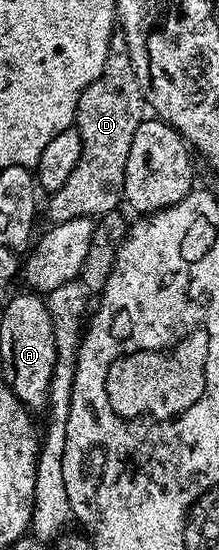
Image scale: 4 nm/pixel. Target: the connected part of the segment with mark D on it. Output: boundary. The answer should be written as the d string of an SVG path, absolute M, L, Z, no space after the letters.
M112 32L105 67L101 67L101 75L97 75L97 79L85 87L77 103L73 127L81 135L81 157L77 159L77 165L70 172L69 179L65 179L64 185L46 198L48 222L60 225L69 219L82 217L101 219L120 208L129 143L133 143L133 135L144 120L143 89L139 86L127 41L122 32Z

